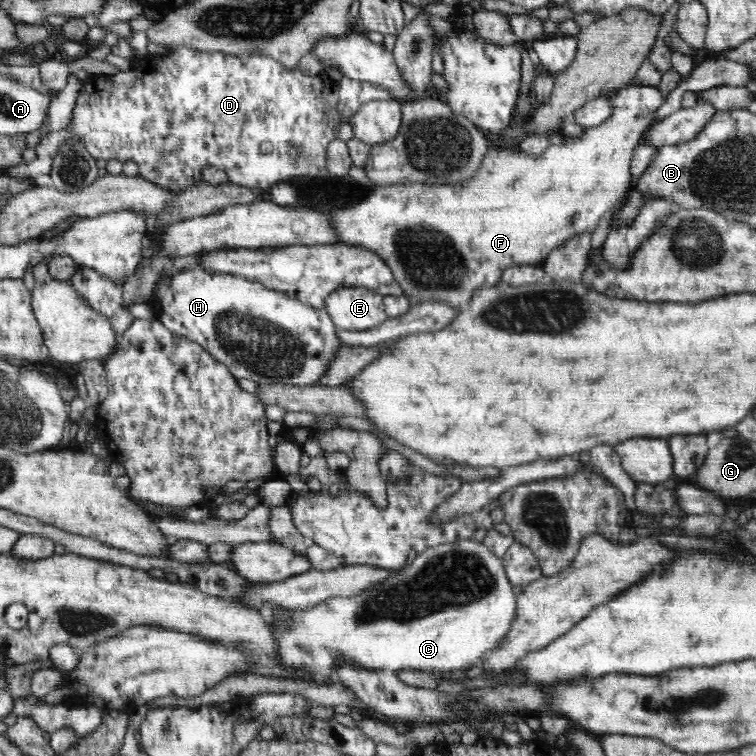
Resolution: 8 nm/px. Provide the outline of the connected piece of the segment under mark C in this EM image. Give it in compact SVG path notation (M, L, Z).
M470 538L435 545L414 555L410 565L384 577L382 581L368 585L359 593L327 597L306 609L294 608L294 612L288 616L292 624L282 624L282 620L276 620L278 659L286 671L304 669L310 675L308 680L286 679L316 686L332 682L336 654L344 654L348 661L354 660L366 668L393 675L406 671L456 674L482 660L508 636L517 614L515 590L505 573L502 559L498 559L482 543Z

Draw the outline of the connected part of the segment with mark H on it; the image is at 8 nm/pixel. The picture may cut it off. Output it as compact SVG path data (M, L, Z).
M199 265L192 270L180 271L170 280L163 280L161 276L151 297L155 318L164 323L171 334L198 343L204 351L226 366L233 377L259 384L312 386L320 380L341 347L336 335L337 328L324 306L312 308L282 291L270 290L241 276L209 272Z

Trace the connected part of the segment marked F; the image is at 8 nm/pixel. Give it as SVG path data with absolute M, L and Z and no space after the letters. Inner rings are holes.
M626 86L616 89L609 95L609 102L611 112L602 124L595 125L592 128L584 130L579 136L566 137L563 145L550 145L544 149L542 153L534 155L534 153L526 153L520 148L510 150L490 150L486 153L486 158L482 160L478 170L469 179L461 180L457 183L450 183L447 185L432 185L428 183L400 183L396 185L377 186L371 195L366 195L362 202L352 204L344 210L338 210L334 214L328 214L328 223L335 232L335 238L339 242L347 245L358 245L369 248L372 252L378 253L387 265L392 269L393 276L396 281L404 287L404 295L409 299L410 304L417 304L424 301L446 303L453 309L464 308L470 304L474 291L480 288L492 288L498 285L502 280L503 272L514 265L536 265L539 266L545 258L555 248L562 246L574 236L580 234L592 234L594 228L598 226L601 217L608 212L608 210L618 210L625 198L629 194L634 181L630 175L630 159L632 152L638 147L640 143L644 144L644 138L652 124L657 122L656 112L658 112L662 103L664 103L665 96L660 93L658 87L652 86Z

